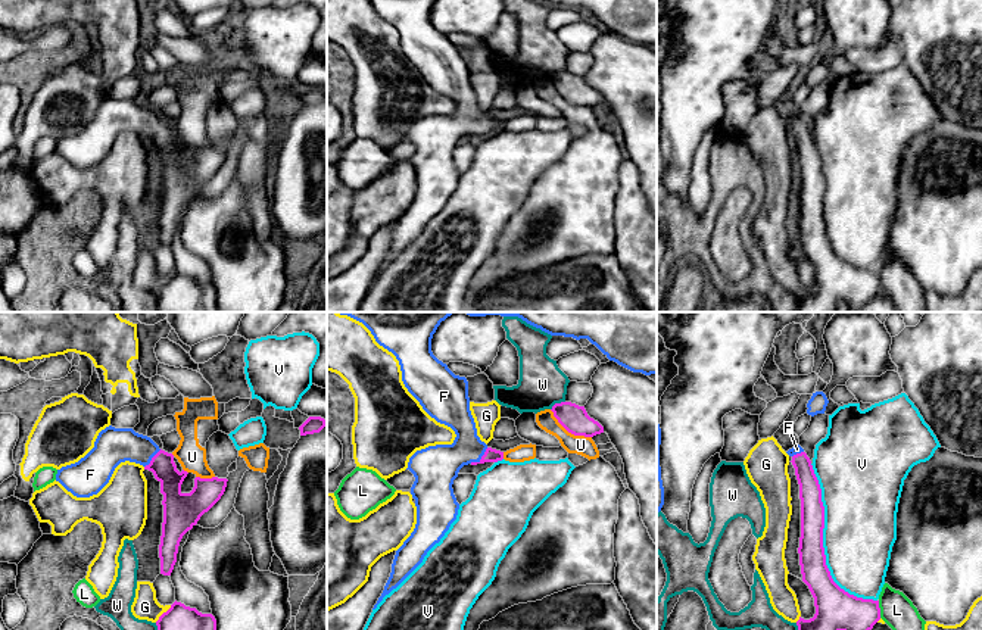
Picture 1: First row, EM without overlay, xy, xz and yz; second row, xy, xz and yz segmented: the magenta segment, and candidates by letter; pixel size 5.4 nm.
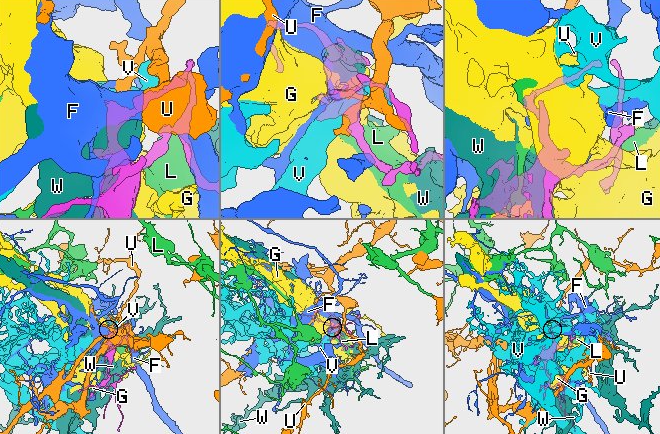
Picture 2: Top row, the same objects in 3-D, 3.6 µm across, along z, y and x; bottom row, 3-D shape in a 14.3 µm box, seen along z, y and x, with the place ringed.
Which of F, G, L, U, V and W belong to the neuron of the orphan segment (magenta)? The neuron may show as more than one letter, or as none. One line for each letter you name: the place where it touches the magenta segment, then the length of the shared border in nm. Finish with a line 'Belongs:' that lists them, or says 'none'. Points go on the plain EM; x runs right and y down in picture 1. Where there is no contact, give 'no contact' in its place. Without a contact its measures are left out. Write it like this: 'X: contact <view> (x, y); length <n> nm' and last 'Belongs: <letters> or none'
F: contact xz (482, 128); length 130 nm
Belongs: F

